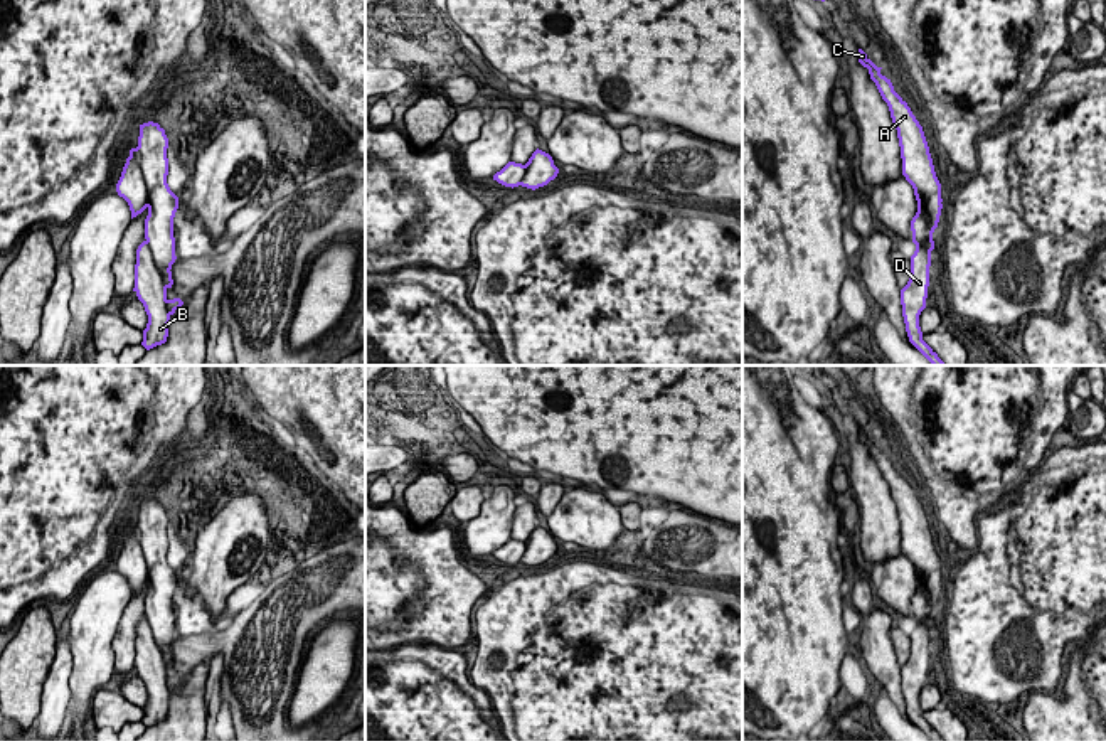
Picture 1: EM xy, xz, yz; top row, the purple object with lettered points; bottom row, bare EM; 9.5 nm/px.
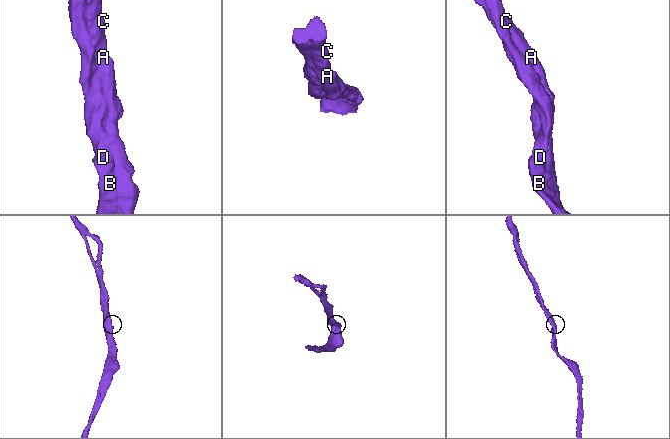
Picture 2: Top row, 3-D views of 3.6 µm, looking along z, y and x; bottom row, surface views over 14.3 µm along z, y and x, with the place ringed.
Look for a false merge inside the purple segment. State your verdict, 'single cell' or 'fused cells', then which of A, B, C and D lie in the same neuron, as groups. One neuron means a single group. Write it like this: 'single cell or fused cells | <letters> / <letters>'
single cell | A B C D

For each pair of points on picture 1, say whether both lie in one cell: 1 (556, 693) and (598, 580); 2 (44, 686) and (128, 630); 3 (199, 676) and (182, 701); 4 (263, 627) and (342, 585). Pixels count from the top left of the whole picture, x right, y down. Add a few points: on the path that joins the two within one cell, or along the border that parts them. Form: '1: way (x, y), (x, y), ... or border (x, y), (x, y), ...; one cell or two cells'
1: way (586, 672), (605, 654), (598, 639), (598, 610); one cell
2: border (66, 639), (71, 649), (69, 706); two cells
3: way (196, 682), (189, 694); one cell
4: way (283, 615), (298, 600), (322, 585); one cell

